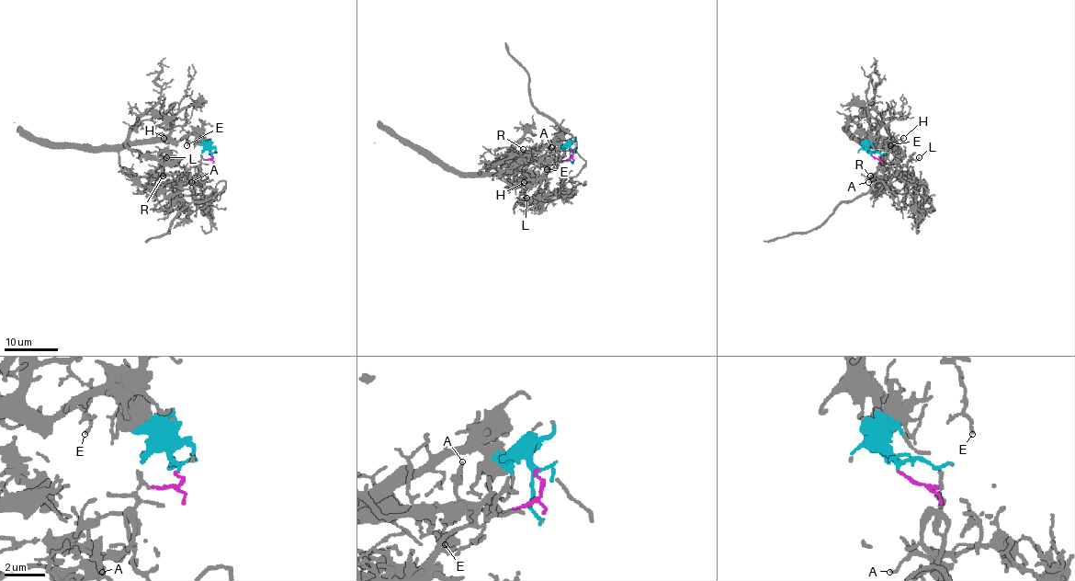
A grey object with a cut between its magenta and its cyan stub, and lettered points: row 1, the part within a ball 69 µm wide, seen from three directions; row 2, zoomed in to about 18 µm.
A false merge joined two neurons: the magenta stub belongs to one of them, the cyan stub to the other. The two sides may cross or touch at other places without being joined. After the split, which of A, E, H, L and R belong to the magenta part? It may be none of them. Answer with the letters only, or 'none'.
A, L, R

